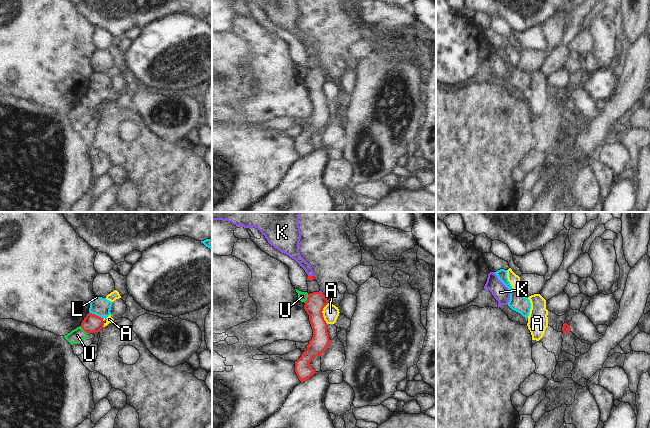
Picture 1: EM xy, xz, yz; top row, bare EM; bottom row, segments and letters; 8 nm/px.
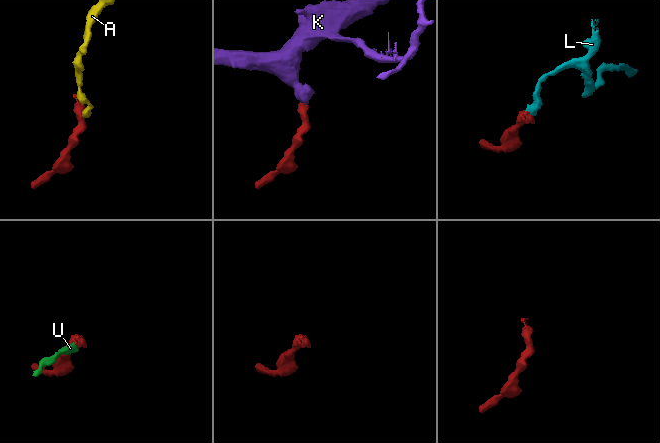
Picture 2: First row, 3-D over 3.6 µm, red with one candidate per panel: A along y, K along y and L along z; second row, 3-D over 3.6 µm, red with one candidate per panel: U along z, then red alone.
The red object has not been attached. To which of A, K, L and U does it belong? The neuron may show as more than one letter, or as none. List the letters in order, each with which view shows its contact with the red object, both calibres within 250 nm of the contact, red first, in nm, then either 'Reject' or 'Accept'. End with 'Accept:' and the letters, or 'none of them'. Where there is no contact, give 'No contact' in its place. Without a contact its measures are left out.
A: Touches red in xz. Thickness 160 nm (red) against 130 nm. Reject
K: Touches red in xz. Thickness 40 nm (red) against 100 nm. Accept
L: Touches red in xy. Thickness 150 nm (red) against 150 nm. Reject
U: Touches red in xz. Thickness 160 nm (red) against 70 nm. Reject
Accept: K

